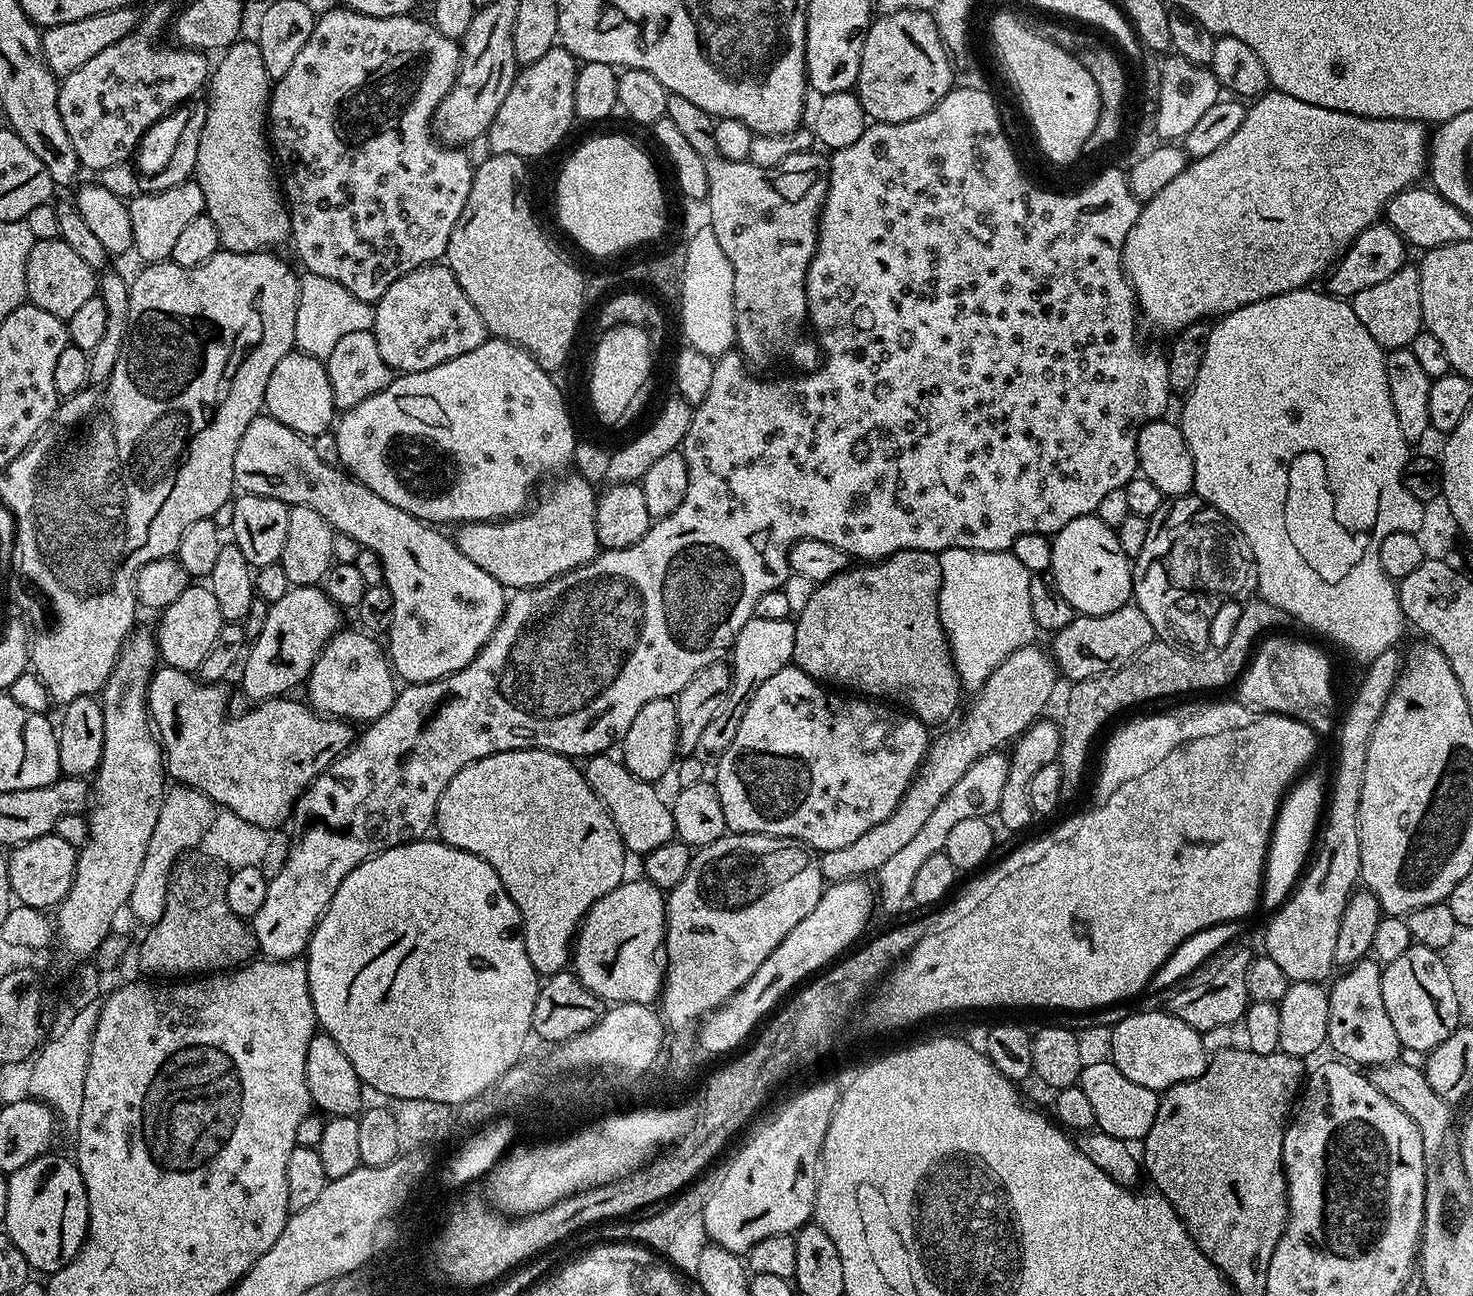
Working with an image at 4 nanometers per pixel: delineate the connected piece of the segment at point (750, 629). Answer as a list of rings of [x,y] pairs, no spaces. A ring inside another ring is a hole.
[[[753,615],[752,619],[746,622],[746,626],[742,626],[742,630],[738,630],[736,640],[730,649],[732,689],[718,718],[713,718],[706,725],[706,731],[703,732],[700,743],[703,751],[719,754],[728,749],[730,742],[734,742],[734,734],[738,734],[742,714],[746,714],[746,706],[750,706],[750,698],[754,698],[754,694],[758,694],[758,686],[762,686],[762,682],[766,682],[766,678],[778,674],[778,670],[792,664],[795,629],[795,623],[791,619],[758,618]]]

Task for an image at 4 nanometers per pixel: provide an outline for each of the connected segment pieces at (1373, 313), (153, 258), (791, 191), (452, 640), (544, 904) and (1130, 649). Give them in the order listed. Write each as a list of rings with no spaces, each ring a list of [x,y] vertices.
[[[1415,263],[1404,265],[1398,274],[1386,278],[1386,282],[1378,282],[1378,286],[1370,286],[1362,290],[1350,300],[1354,314],[1358,314],[1358,322],[1370,330],[1370,338],[1378,342],[1385,350],[1407,348],[1422,330],[1422,294],[1420,293],[1420,269]]]
[[[195,182],[179,184],[161,192],[137,194],[127,201],[127,205],[132,231],[132,252],[140,255],[145,265],[171,261],[174,245],[178,243],[182,229],[194,222],[194,218],[205,215],[202,190]]]
[[[669,95],[666,102],[666,119],[674,122],[674,126],[678,126],[685,138],[690,141],[690,147],[704,159],[706,166],[706,178],[708,179],[708,199],[706,207],[708,207],[707,223],[714,230],[714,238],[718,238],[718,246],[722,246],[726,258],[730,258],[732,269],[734,270],[734,322],[736,323],[736,344],[738,351],[745,361],[753,369],[764,368],[767,364],[776,364],[779,360],[785,360],[788,364],[793,364],[796,370],[811,370],[821,363],[822,353],[811,335],[804,336],[804,328],[806,332],[806,321],[808,320],[808,299],[806,298],[806,274],[808,267],[812,261],[812,256],[816,253],[816,234],[820,223],[820,210],[824,206],[824,199],[828,193],[828,161],[829,157],[823,151],[811,150],[806,152],[790,154],[786,157],[779,167],[765,168],[763,163],[747,160],[726,160],[721,156],[720,151],[716,149],[714,142],[714,126],[716,120],[706,110],[702,110],[698,106],[694,106],[694,102],[690,102],[681,96]]]
[[[290,430],[290,434],[294,434],[294,452],[288,454],[288,462],[284,462],[284,454],[280,454],[280,458],[276,458],[276,470],[272,470],[272,474],[276,472],[274,478],[274,488],[296,488],[300,498],[286,498],[286,505],[301,504],[302,506],[310,506],[310,510],[318,510],[318,514],[322,514],[322,518],[326,518],[328,525],[336,532],[342,534],[350,534],[350,538],[354,538],[354,542],[358,542],[361,548],[369,548],[374,550],[374,554],[378,554],[378,562],[382,562],[382,570],[384,571],[384,585],[390,590],[390,594],[394,598],[394,614],[392,615],[392,625],[389,626],[386,633],[386,655],[394,669],[395,675],[401,681],[408,684],[429,684],[435,680],[446,678],[450,674],[460,672],[470,661],[484,649],[484,644],[497,631],[496,628],[502,621],[504,616],[504,606],[506,603],[506,589],[494,578],[490,578],[490,574],[486,574],[486,570],[482,570],[479,566],[474,566],[474,562],[470,562],[470,558],[466,558],[466,554],[462,554],[462,550],[456,545],[455,539],[443,536],[439,527],[433,526],[425,521],[414,518],[410,514],[406,514],[406,510],[398,510],[398,506],[390,506],[390,502],[386,502],[386,498],[378,498],[378,494],[374,494],[374,490],[370,490],[366,486],[362,486],[362,482],[358,482],[355,478],[348,475],[347,471],[341,470],[337,465],[322,462],[322,458],[318,458],[318,454],[314,454],[311,443],[302,448],[302,441],[305,437],[300,436],[294,430]]]
[[[511,748],[505,752],[495,752],[486,758],[478,758],[474,762],[462,766],[462,770],[458,770],[458,774],[454,774],[454,778],[450,778],[446,790],[442,790],[442,798],[438,798],[438,806],[436,807],[435,835],[443,843],[449,844],[451,848],[466,850],[470,854],[482,858],[492,867],[494,874],[498,874],[506,894],[510,894],[510,898],[520,915],[520,926],[524,930],[526,954],[530,958],[534,970],[544,978],[553,976],[556,972],[565,971],[569,967],[576,933],[579,932],[580,925],[584,923],[584,916],[594,906],[594,902],[598,902],[598,898],[610,894],[610,890],[614,890],[619,884],[623,884],[626,879],[626,873],[624,873],[626,849],[622,838],[618,834],[618,826],[614,826],[614,818],[610,818],[606,806],[586,782],[583,771],[579,767],[575,768],[572,764],[575,763],[569,757],[550,750]]]
[[[1134,602],[1122,605],[1118,610],[1101,616],[1073,615],[1065,628],[1058,630],[1052,637],[1050,655],[1057,669],[1075,682],[1100,676],[1103,672],[1113,672],[1124,668],[1135,656],[1153,643],[1154,626],[1146,614]]]

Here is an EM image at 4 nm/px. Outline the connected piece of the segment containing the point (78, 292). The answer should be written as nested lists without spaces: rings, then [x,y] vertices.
[[[37,240],[30,250],[30,258],[26,258],[26,290],[31,304],[66,322],[82,305],[90,302],[92,296],[97,295],[98,272],[97,269],[86,266],[86,261],[71,246],[66,246],[64,240]]]

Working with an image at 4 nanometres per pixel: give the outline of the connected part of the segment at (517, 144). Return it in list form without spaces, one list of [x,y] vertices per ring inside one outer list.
[[[563,46],[551,48],[538,62],[525,64],[517,71],[516,80],[510,86],[510,94],[506,94],[502,101],[502,107],[498,114],[494,114],[494,122],[488,128],[486,141],[488,140],[488,152],[491,155],[514,154],[531,158],[531,156],[544,156],[568,131],[576,120],[574,110],[574,82],[576,81],[576,69],[578,61],[575,56],[566,51]]]

